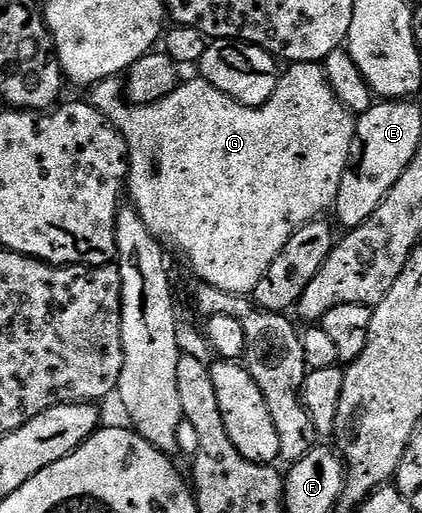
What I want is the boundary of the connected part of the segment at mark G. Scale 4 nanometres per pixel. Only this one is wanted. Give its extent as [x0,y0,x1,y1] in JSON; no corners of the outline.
[118,59,357,296]

